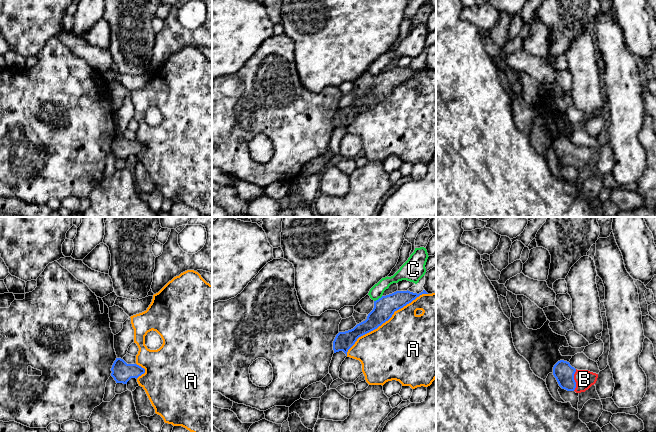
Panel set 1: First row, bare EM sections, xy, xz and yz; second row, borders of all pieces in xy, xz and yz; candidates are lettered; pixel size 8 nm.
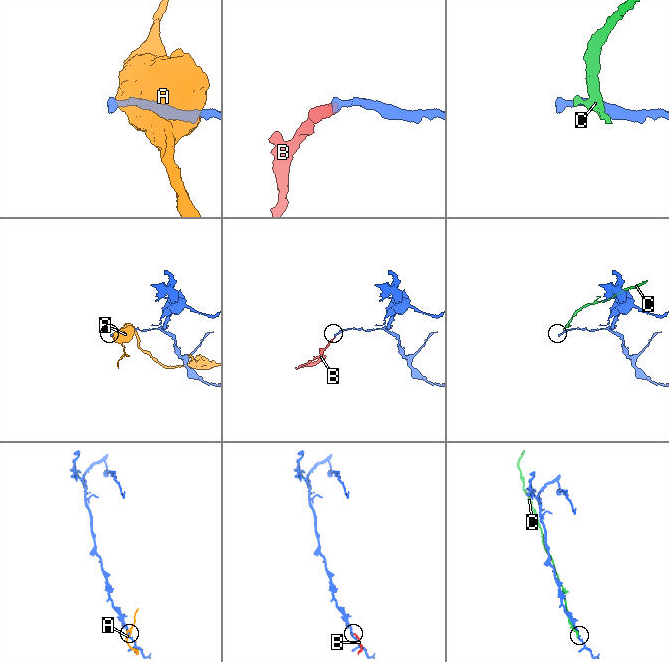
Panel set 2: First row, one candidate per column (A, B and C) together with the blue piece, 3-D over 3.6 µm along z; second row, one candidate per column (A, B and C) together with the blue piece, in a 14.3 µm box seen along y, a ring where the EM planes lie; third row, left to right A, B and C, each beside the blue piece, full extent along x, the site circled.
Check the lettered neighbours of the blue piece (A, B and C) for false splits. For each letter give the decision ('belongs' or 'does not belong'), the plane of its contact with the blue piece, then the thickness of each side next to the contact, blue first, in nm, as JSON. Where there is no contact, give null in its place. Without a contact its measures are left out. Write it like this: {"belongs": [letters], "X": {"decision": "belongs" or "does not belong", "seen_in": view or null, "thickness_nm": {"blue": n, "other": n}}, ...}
{"belongs": ["B"], "A": {"decision": "does not belong", "seen_in": "xz", "thickness_nm": {"blue": 170, "other": 500}}, "B": {"decision": "belongs", "seen_in": "yz", "thickness_nm": {"blue": 160, "other": 150}}, "C": {"decision": "does not belong", "seen_in": "xz", "thickness_nm": {"blue": 170, "other": 110}}}

